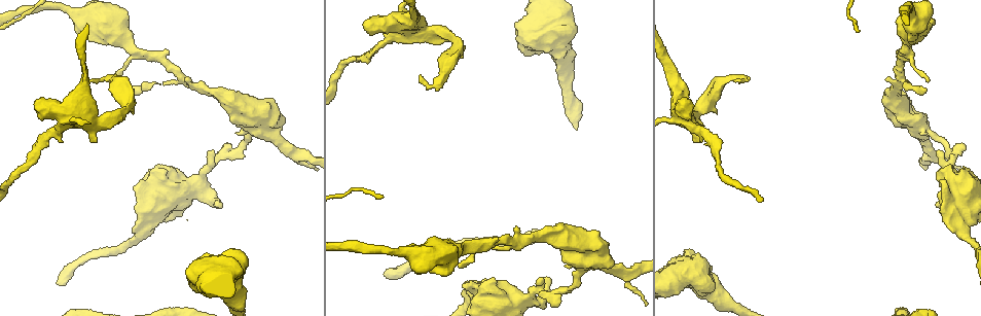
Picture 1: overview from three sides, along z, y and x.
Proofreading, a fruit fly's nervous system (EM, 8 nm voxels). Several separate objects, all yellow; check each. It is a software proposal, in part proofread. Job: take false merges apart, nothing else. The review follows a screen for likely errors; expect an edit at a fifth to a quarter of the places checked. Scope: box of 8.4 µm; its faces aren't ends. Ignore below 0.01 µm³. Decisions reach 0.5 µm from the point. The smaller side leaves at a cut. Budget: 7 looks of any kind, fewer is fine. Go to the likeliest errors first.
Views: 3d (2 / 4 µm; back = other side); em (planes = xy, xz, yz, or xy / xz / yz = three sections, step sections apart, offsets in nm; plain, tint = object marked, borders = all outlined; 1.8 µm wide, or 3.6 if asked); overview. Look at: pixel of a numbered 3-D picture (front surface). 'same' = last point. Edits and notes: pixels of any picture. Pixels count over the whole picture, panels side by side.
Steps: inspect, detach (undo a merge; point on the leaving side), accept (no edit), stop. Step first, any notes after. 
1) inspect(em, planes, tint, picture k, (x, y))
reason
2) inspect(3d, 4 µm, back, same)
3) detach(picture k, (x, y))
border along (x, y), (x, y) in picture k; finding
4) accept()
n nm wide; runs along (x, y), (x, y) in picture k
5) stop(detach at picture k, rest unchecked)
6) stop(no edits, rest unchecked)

inspect(3d, 2 µm, picture 1, (75, 120))

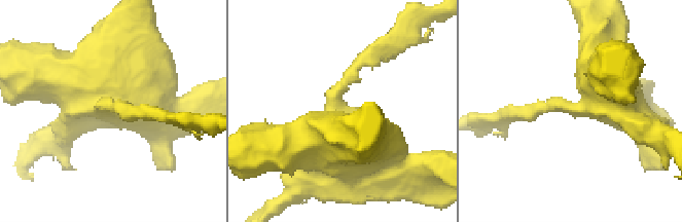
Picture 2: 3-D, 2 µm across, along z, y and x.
inspect(em, xy, step 8, tint, picture 2, (584, 105))

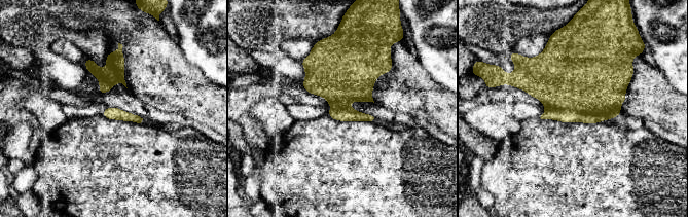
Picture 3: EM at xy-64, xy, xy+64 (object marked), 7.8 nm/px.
inspect(em, planes, tint, same)

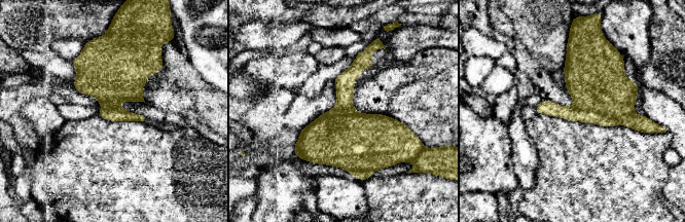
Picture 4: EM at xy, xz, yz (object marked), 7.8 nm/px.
detach(picture 4, (635, 121))
border along (573, 106), (616, 118), (634, 114) in picture 4; two neurons meet here

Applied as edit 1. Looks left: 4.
inspect(overview)
redraw

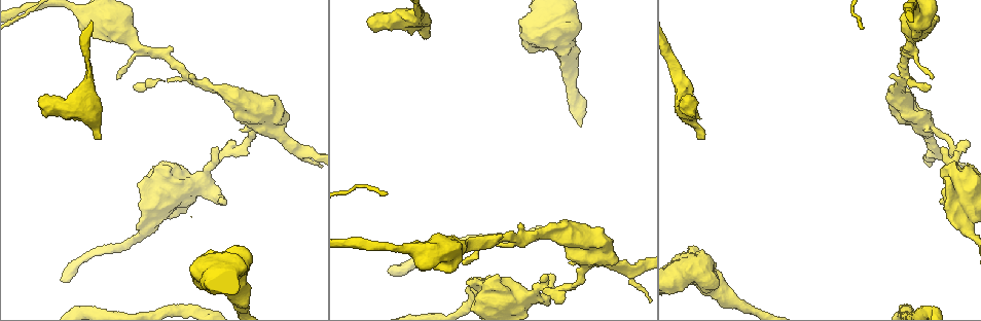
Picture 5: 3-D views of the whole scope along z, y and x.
inspect(em, planes, tint, picture 5, (926, 121))
small branch off a trunk

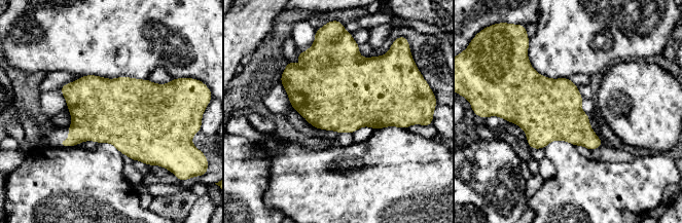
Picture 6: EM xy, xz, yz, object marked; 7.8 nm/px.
accept()
continuous, no second neuron

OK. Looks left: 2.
inspect(3d, 4 µm, picture 5, (953, 212))
thick turns thin

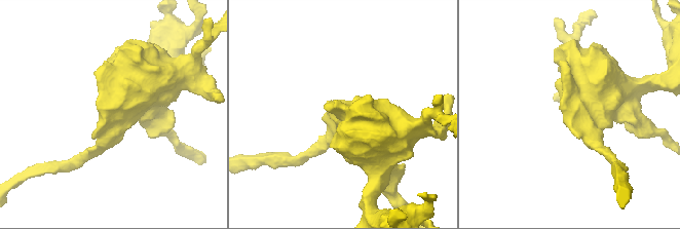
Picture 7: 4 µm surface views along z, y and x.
inspect(em, 3.6 µm, planes, tint, picture 7, (108, 109))

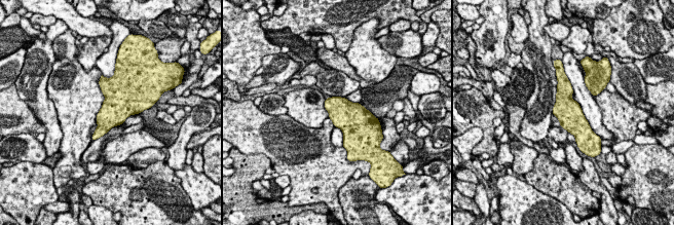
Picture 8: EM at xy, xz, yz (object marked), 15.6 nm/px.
accept()
continuous, no second neuron

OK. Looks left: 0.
stop(detach at picture 4, rest unchecked)

